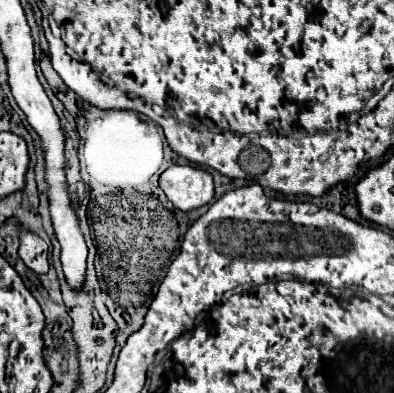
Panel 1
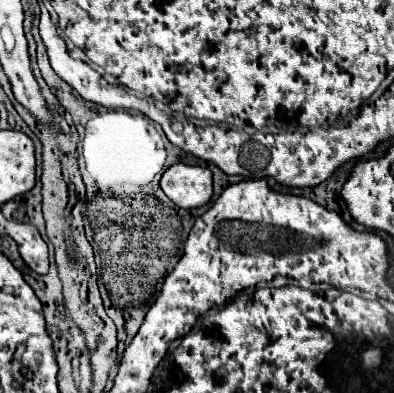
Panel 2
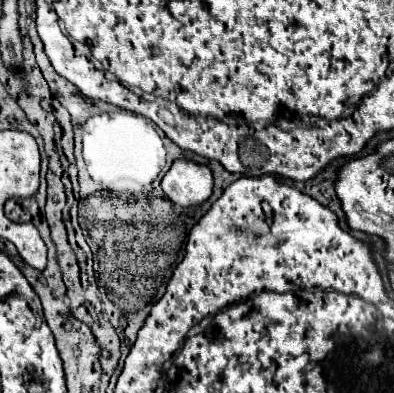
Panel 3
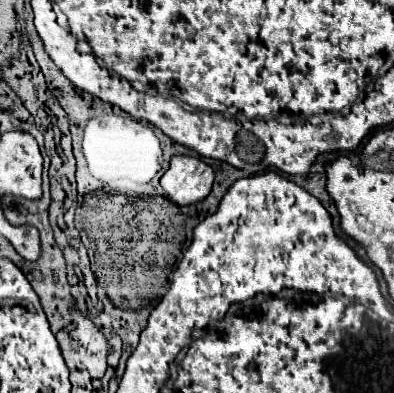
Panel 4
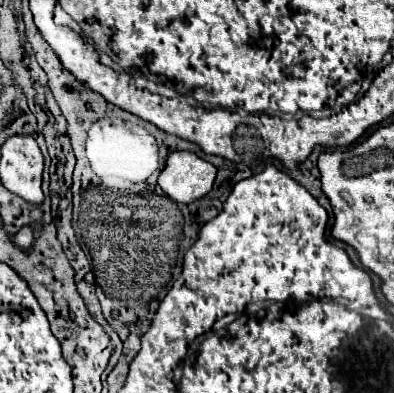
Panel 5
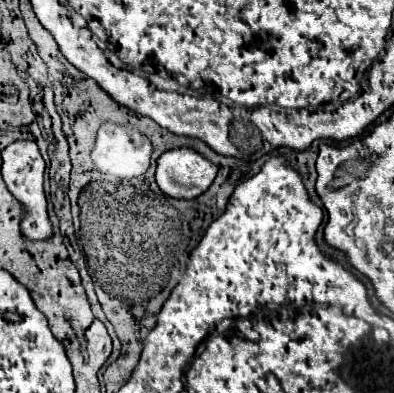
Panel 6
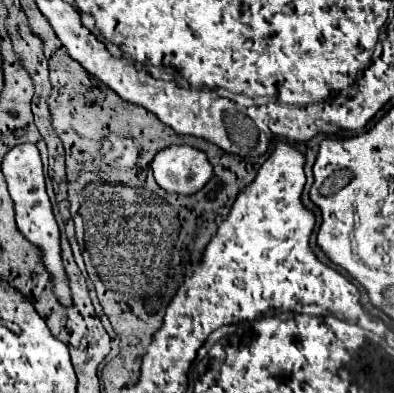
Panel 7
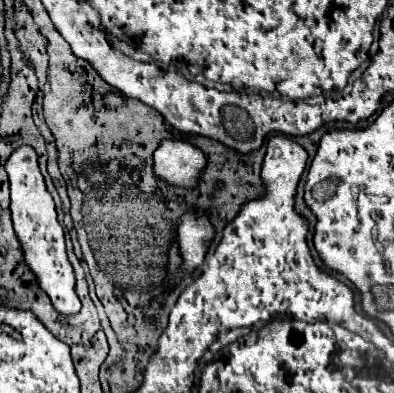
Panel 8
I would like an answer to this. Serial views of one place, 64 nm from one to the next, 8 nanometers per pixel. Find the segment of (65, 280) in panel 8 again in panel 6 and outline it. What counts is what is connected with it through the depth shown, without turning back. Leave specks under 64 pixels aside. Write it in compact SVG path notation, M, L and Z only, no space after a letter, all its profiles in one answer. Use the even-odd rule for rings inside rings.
M18 140L16 144L10 144L4 152L2 152L2 176L4 182L10 190L10 194L22 204L24 208L24 218L20 222L22 234L28 240L50 240L54 236L52 230L52 222L48 218L48 202L44 193L44 160L38 152L36 142L30 140Z

